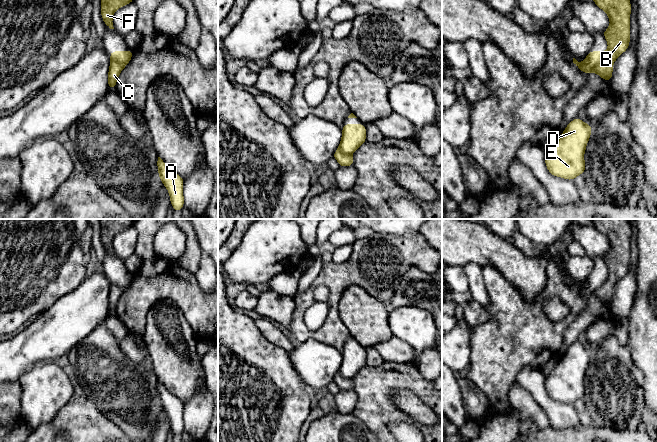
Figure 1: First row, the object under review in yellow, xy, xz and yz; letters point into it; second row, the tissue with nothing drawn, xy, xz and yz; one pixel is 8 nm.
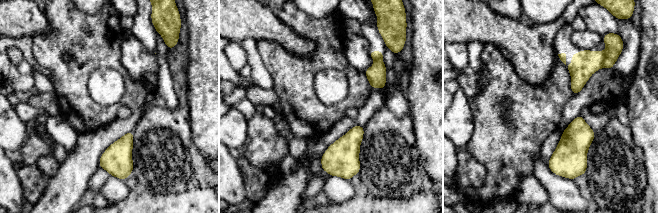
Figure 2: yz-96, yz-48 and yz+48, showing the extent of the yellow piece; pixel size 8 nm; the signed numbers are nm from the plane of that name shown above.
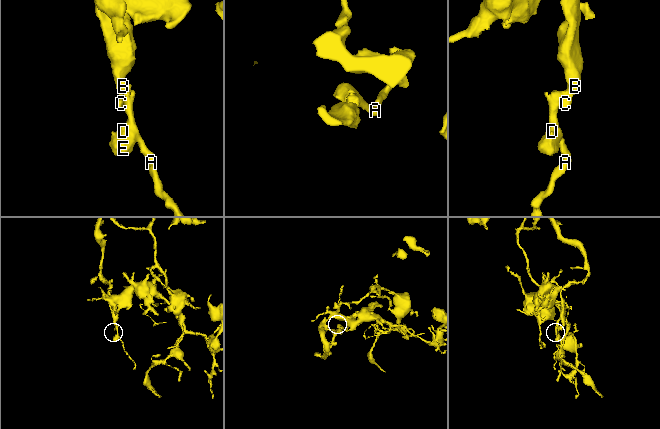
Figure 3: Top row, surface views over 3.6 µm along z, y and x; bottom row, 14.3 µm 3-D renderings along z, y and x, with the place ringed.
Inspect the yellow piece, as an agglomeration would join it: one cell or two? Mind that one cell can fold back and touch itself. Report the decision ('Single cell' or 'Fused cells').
Fused cells

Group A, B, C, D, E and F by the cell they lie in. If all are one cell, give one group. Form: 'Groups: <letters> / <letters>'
Groups: A D E / B C F

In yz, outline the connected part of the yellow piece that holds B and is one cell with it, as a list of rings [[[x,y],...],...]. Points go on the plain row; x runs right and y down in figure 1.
[[[591,219],[593,226],[606,236],[610,250],[603,256],[607,264],[608,278],[593,293],[605,305],[611,305],[613,288],[630,267],[631,226],[627,219]]]

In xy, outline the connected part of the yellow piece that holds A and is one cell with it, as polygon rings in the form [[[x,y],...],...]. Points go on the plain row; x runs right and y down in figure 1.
[[[158,381],[157,390],[160,404],[170,419],[170,427],[175,436],[178,436],[184,431],[184,403],[171,394],[160,381]]]

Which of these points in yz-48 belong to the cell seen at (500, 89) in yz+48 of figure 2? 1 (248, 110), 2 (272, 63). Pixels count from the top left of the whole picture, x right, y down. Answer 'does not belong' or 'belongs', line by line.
1: does not belong
2: belongs

